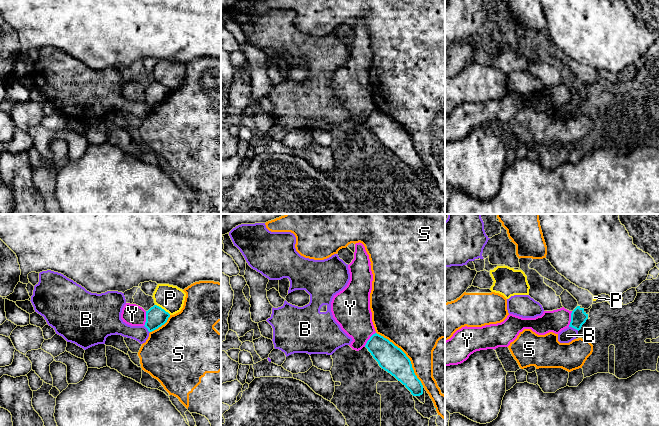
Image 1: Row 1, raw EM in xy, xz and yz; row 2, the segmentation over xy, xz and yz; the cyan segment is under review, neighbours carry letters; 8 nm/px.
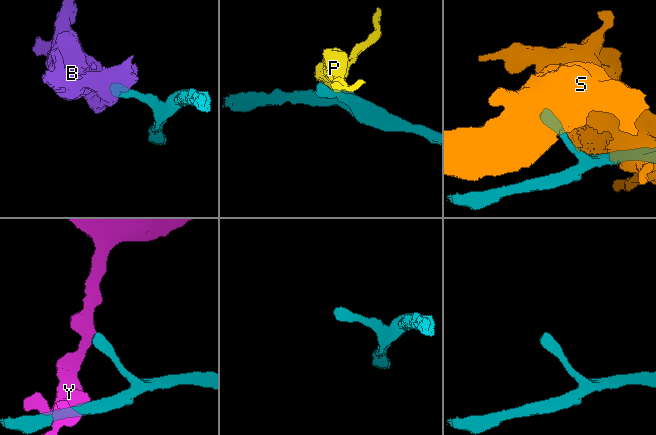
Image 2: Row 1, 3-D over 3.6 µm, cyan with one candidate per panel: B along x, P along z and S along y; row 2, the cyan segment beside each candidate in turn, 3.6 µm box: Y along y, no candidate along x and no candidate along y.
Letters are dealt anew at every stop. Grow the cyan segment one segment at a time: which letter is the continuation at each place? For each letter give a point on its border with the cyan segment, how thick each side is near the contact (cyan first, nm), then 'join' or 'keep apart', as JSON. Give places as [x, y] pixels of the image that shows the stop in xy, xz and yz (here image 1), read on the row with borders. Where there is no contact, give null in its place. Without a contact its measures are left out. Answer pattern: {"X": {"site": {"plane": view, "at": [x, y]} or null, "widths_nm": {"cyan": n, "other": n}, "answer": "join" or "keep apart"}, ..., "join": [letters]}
{"B": {"site": {"plane": "yz", "at": [574, 328]}, "widths_nm": {"cyan": 130, "other": 110}, "answer": "keep apart"}, "P": {"site": {"plane": "xy", "at": [163, 309]}, "widths_nm": {"cyan": 160, "other": 200}, "answer": "keep apart"}, "S": {"site": {"plane": "xz", "at": [406, 356]}, "widths_nm": {"cyan": 220, "other": 420}, "answer": "keep apart"}, "Y": {"site": {"plane": "yz", "at": [571, 319]}, "widths_nm": {"cyan": 130, "other": 180}, "answer": "keep apart"}, "join": []}

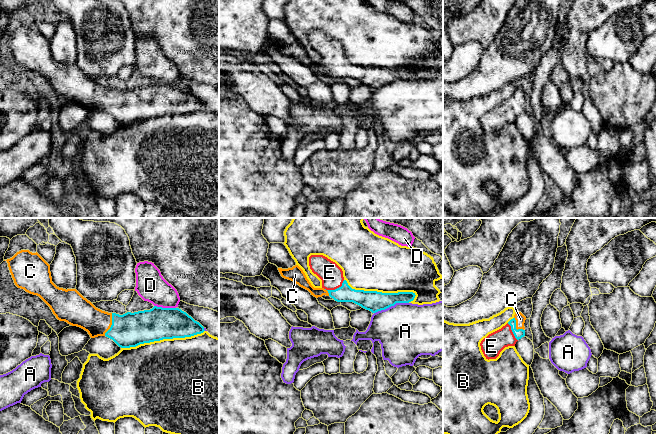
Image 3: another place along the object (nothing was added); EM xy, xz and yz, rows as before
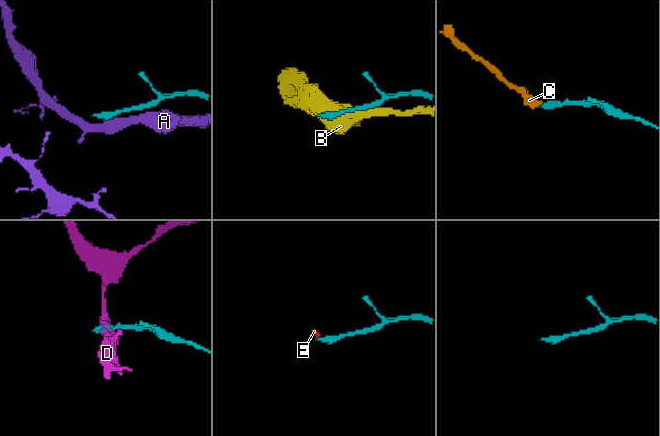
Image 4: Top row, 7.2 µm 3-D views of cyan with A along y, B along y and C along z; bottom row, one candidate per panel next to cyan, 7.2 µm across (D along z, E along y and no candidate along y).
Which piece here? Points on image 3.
{"A": {"site": {"plane": "xz", "at": [391, 305]}, "widths_nm": {"cyan": 170, "other": 460}, "answer": "keep apart"}, "B": {"site": {"plane": "xz", "at": [380, 292]}, "widths_nm": {"cyan": 170, "other": 440}, "answer": "keep apart"}, "C": {"site": {"plane": "xy", "at": [112, 324]}, "widths_nm": {"cyan": 280, "other": 220}, "answer": "join"}, "D": {"site": {"plane": "xy", "at": [165, 308]}, "widths_nm": {"cyan": 260, "other": 240}, "answer": "keep apart"}, "E": {"site": {"plane": "xz", "at": [335, 289]}, "widths_nm": {"cyan": 140, "other": 180}, "answer": "join"}, "join": ["C", "E"]}

